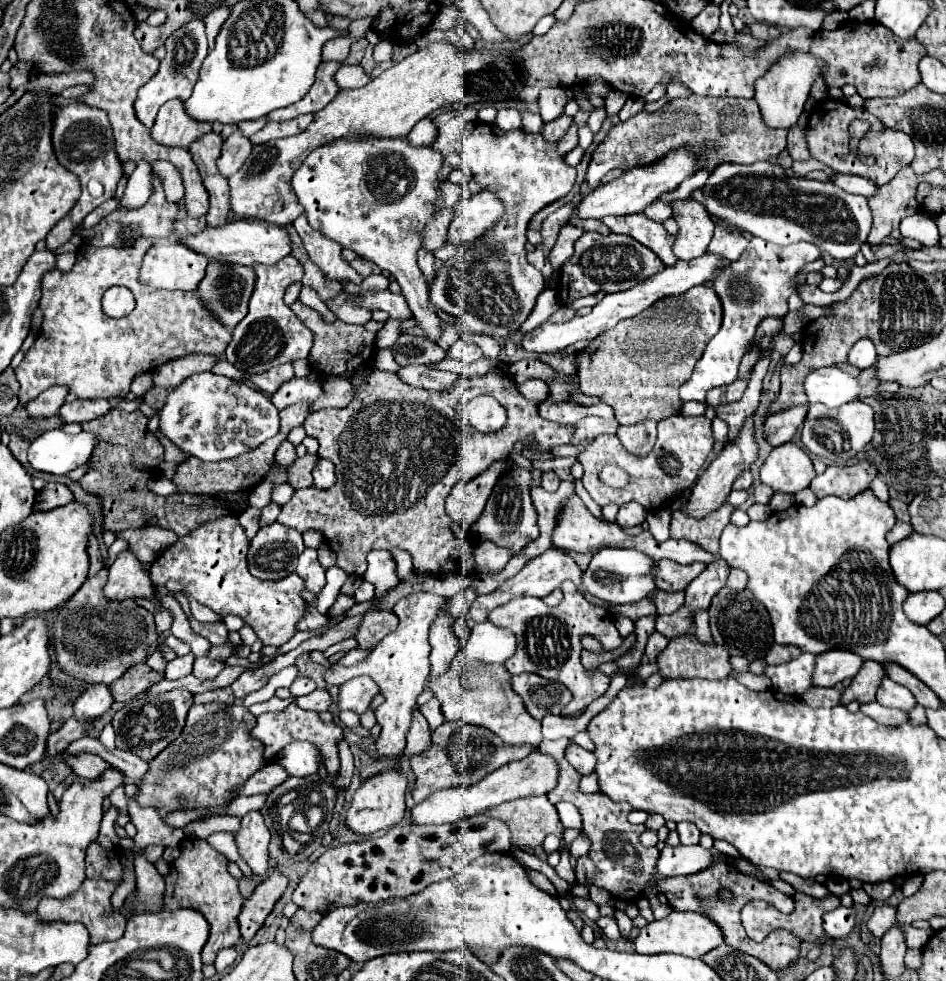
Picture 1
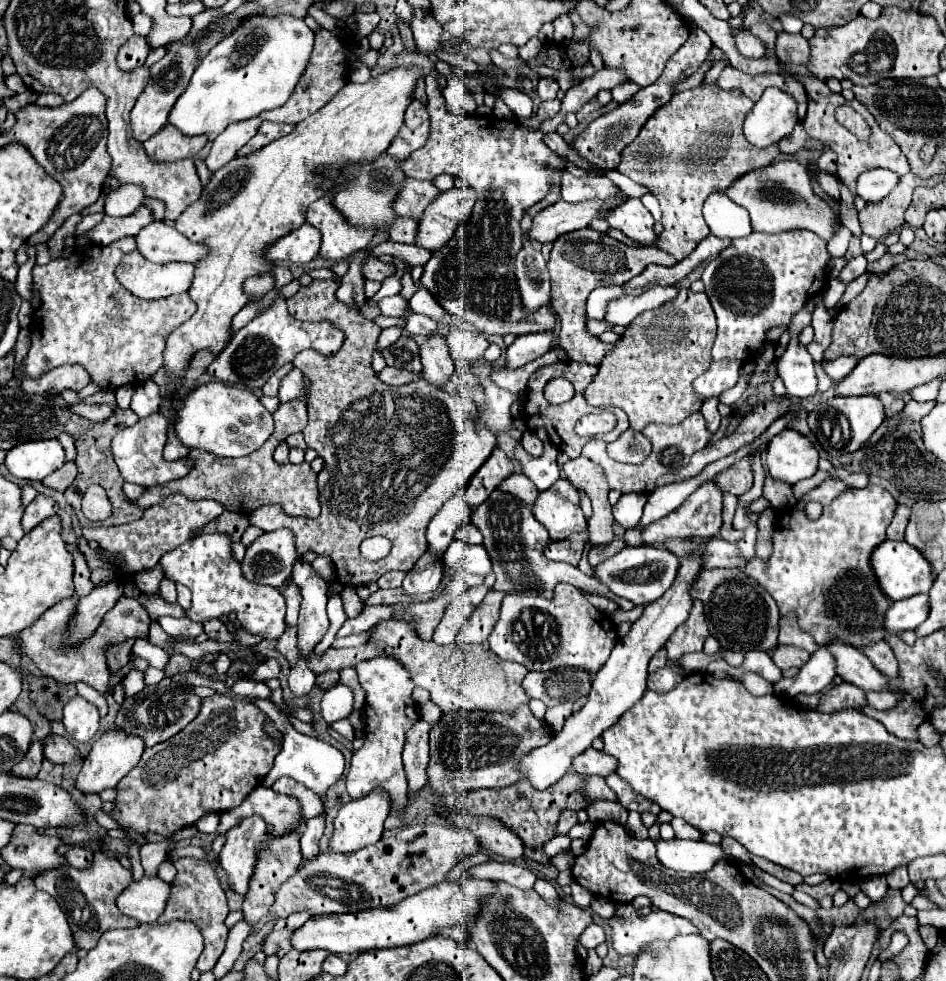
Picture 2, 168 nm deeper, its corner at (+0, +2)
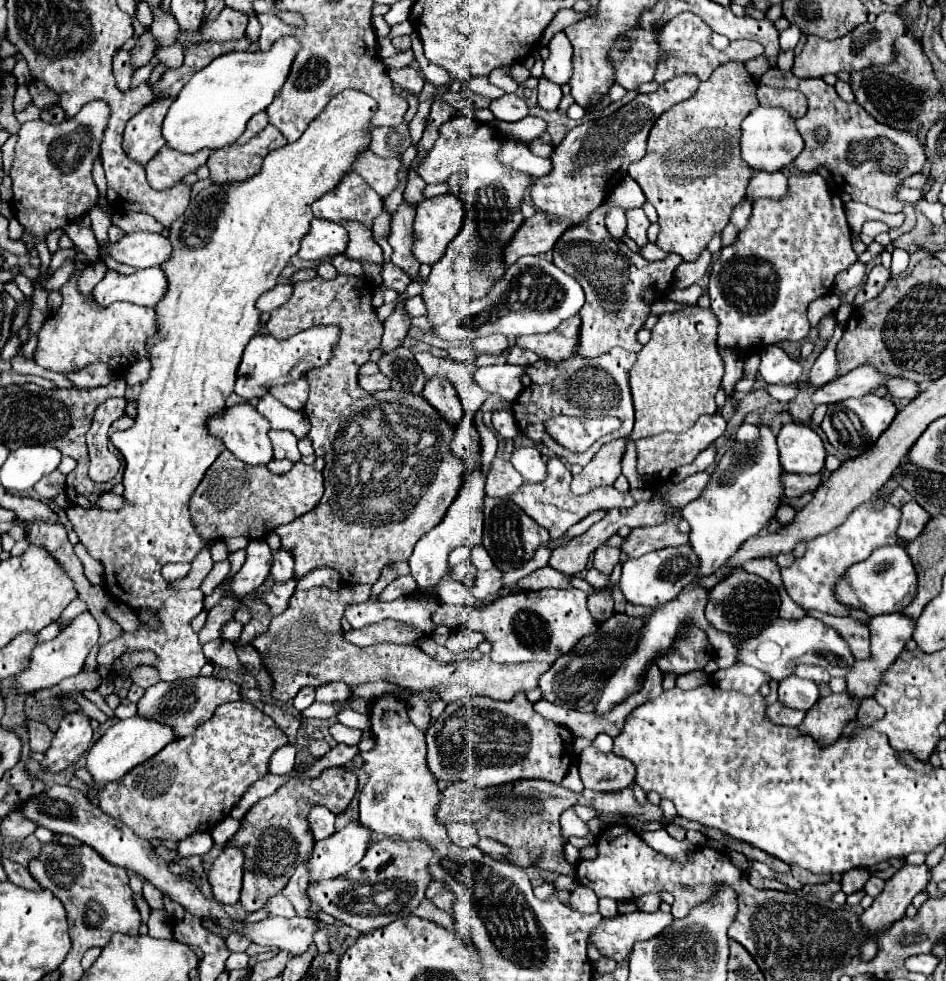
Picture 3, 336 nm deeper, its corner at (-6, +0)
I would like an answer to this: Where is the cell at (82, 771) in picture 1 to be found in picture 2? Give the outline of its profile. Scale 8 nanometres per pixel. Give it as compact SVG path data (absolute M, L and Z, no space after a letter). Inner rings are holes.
M51 734L47 736L47 744L45 744L45 758L51 760L53 764L75 764L75 762L83 762L83 756L79 752L79 748L75 748L67 738Z

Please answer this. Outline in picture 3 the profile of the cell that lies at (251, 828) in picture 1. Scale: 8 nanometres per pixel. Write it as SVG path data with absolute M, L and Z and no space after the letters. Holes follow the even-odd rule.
M225 848L209 868L207 880L211 892L221 904L237 904L243 878L243 852L239 848Z

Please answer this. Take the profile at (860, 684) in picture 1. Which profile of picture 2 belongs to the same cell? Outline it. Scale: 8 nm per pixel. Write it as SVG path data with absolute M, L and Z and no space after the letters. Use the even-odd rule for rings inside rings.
M843 682L839 686L833 686L831 690L823 692L823 698L817 706L817 710L821 712L835 712L841 708L863 708L867 706L867 698L865 698L865 690L861 690L855 684Z

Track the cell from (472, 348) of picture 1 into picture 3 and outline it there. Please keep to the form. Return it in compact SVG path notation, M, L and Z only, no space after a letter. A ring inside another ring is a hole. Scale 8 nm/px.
M495 334L489 338L479 338L473 342L477 354L501 354L508 348L508 340L504 335Z

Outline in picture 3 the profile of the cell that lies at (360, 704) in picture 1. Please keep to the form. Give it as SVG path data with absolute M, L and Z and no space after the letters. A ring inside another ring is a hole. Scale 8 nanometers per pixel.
M349 708L341 710L337 718L343 726L349 726L349 728L357 728L357 730L369 730L371 728L371 720L367 714L359 714L359 712L353 712Z

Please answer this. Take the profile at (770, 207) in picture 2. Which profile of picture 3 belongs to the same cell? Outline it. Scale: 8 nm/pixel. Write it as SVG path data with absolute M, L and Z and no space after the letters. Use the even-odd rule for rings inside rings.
M783 172L775 174L755 174L747 186L747 200L755 202L757 198L781 198L787 190L787 176Z

